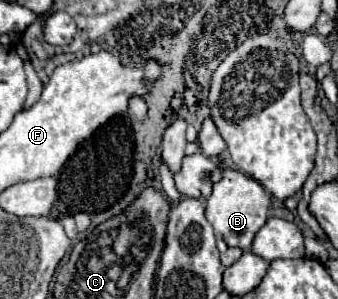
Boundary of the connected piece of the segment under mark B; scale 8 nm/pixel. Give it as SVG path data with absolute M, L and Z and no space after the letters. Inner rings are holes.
M224 171L222 181L214 185L212 195L206 201L206 219L214 227L214 235L218 239L224 239L228 247L240 247L242 251L248 251L252 247L254 235L268 219L268 207L270 207L270 195L264 191L264 187L240 173L240 171Z

